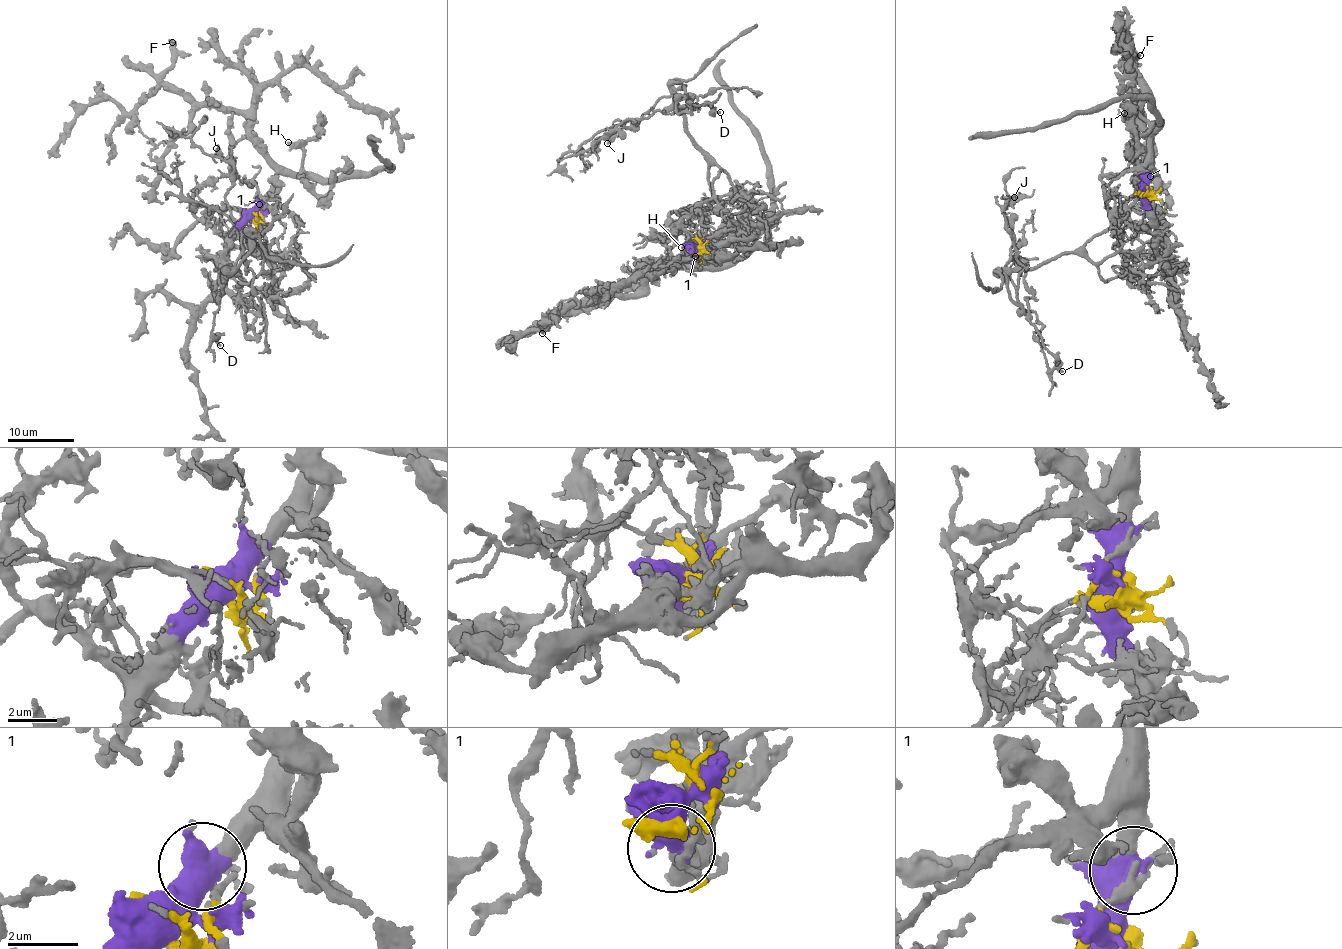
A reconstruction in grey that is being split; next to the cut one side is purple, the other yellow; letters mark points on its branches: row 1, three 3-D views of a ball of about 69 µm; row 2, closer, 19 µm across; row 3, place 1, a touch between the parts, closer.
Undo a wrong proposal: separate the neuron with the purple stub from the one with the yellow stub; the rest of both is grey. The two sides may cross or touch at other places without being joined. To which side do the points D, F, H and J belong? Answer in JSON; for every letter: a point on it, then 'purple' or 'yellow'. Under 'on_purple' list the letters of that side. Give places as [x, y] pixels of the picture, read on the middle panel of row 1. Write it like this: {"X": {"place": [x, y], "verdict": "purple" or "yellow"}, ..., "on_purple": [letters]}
{"D": {"place": [720, 112], "verdict": "yellow"}, "F": {"place": [542, 333], "verdict": "purple"}, "H": {"place": [681, 247], "verdict": "purple"}, "J": {"place": [607, 143], "verdict": "yellow"}, "on_purple": ["F", "H"]}

